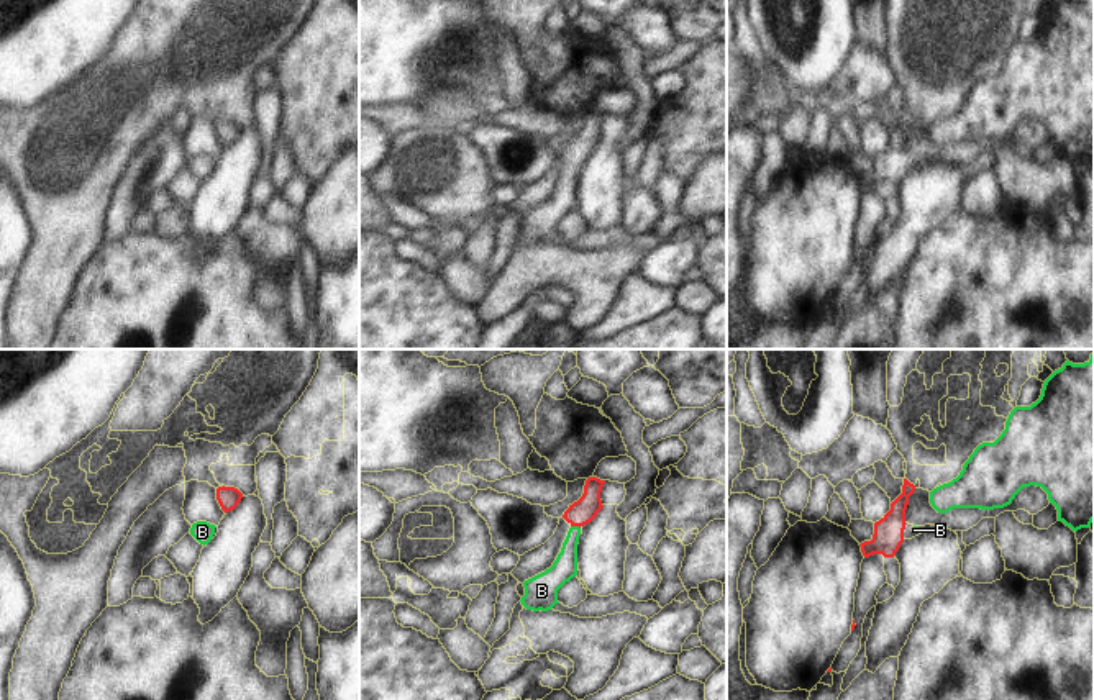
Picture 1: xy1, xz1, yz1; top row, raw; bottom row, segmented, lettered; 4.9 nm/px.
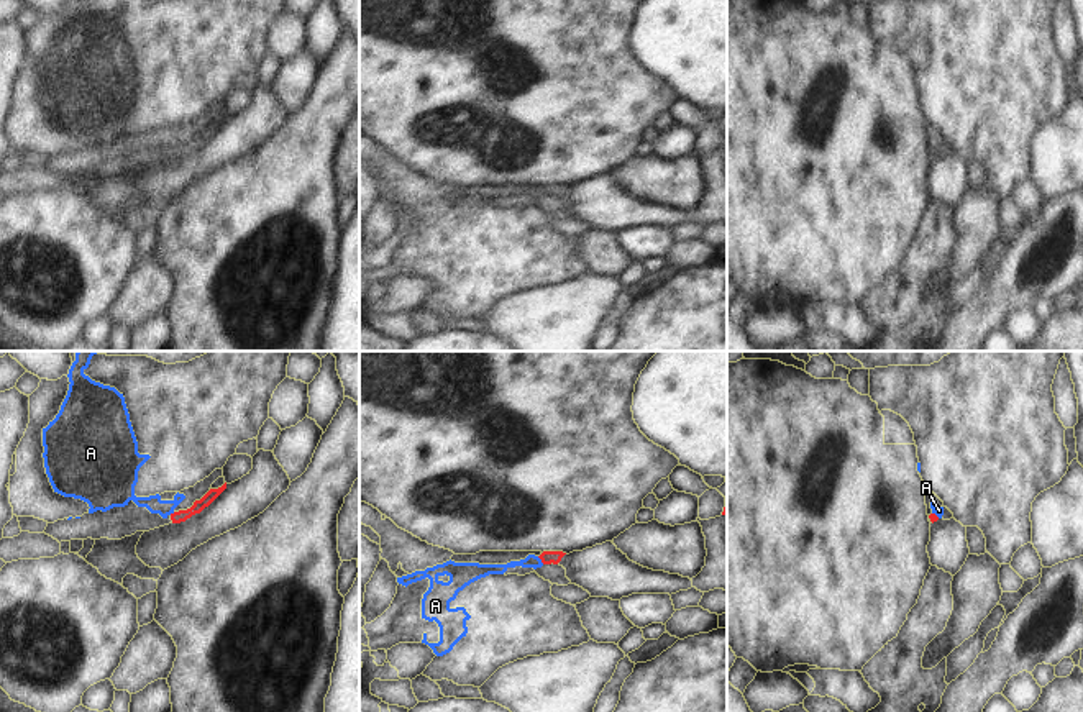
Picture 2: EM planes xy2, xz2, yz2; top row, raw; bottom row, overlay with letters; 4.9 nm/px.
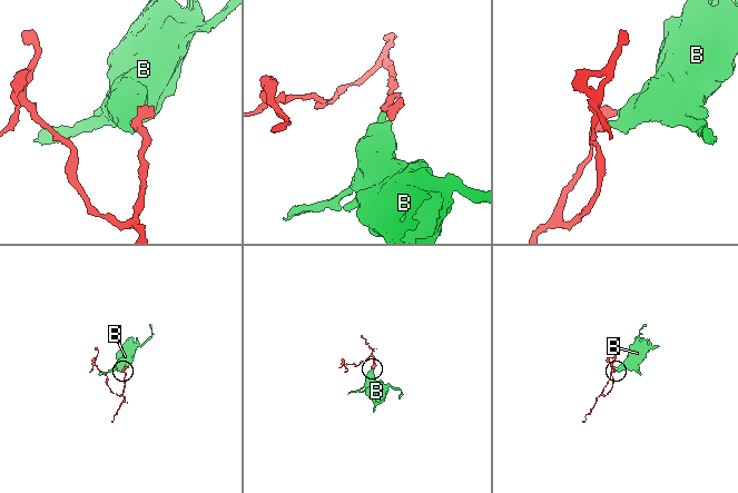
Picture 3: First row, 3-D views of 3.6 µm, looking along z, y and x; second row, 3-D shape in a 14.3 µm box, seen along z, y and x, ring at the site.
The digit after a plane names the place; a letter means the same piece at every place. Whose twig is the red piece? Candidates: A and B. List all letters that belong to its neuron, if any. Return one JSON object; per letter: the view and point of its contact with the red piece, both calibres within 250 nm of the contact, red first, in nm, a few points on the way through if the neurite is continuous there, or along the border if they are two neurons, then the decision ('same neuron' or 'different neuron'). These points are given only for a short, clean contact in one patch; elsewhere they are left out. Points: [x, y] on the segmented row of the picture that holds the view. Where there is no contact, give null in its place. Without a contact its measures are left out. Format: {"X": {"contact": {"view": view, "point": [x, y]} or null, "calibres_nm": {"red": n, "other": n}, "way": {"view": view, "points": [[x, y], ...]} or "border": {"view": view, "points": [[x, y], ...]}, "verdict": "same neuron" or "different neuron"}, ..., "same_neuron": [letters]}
{"A": {"contact": {"view": "xz2", "point": [540, 558]}, "calibres_nm": {"red": 60, "other": 70}, "border": {"view": "xz2", "points": [[537, 556], [543, 563]]}, "verdict": "different neuron"}, "B": {"contact": {"view": "xz1", "point": [576, 525]}, "calibres_nm": {"red": 120, "other": 120}, "way": {"view": "xz1", "points": [[584, 510], [578, 517], [576, 525], [565, 568]]}, "verdict": "same neuron"}, "same_neuron": ["B"]}

